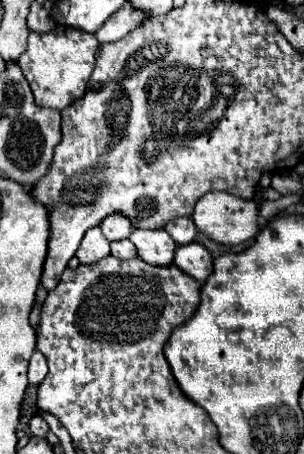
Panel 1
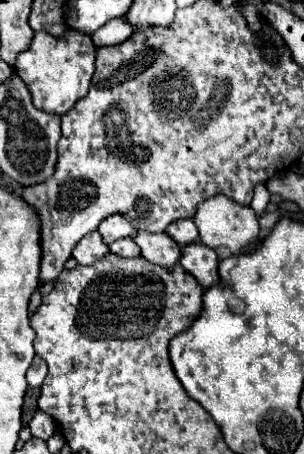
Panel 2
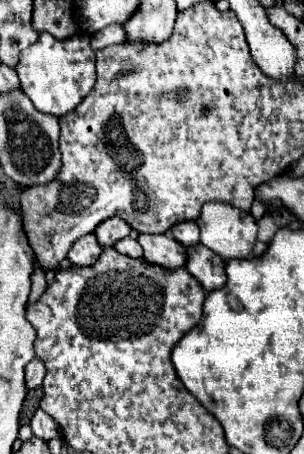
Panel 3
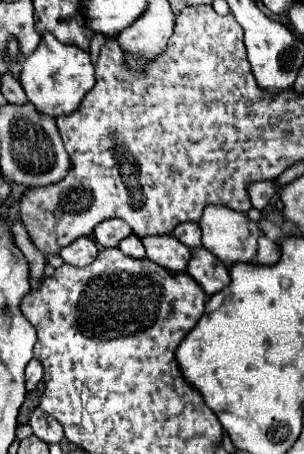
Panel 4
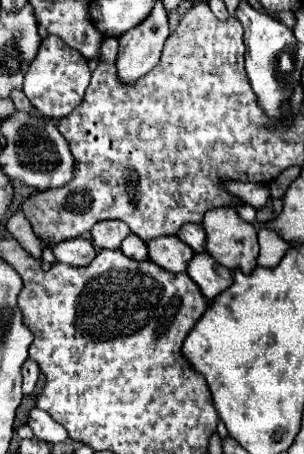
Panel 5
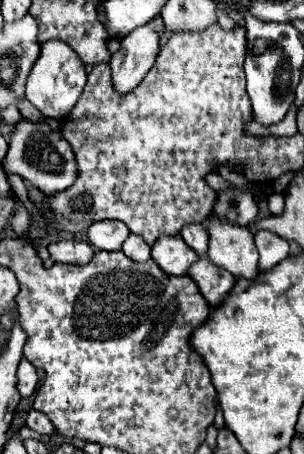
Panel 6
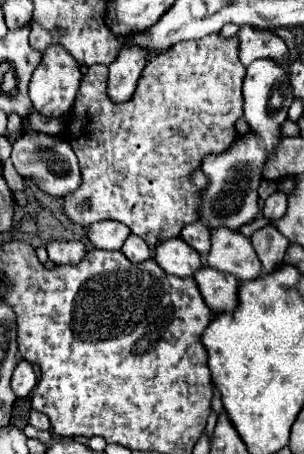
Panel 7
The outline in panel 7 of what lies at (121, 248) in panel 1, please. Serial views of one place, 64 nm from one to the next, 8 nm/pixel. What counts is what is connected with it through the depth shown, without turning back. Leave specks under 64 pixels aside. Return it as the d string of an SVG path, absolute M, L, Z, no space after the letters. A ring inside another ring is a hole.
M130 234L130 236L126 238L126 242L124 242L124 246L122 246L122 252L124 252L124 256L126 256L128 260L132 260L132 262L144 262L144 260L150 258L150 248L148 248L148 244L146 244L142 238L134 236L134 234Z

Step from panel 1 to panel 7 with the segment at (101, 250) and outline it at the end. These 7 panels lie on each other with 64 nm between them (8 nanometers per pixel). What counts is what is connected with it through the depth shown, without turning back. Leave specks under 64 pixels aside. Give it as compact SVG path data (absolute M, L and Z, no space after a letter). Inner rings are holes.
M78 240L74 242L50 242L46 246L48 256L54 264L78 264L86 254L86 246Z

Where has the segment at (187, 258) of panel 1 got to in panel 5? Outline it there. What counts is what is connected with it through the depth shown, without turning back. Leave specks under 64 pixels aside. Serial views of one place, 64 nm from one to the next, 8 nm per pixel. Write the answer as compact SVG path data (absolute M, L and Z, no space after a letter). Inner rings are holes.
M206 252L192 258L192 264L188 264L188 276L200 286L208 300L214 300L232 284L232 272L228 272L228 268L220 268L220 264L216 264L216 260Z

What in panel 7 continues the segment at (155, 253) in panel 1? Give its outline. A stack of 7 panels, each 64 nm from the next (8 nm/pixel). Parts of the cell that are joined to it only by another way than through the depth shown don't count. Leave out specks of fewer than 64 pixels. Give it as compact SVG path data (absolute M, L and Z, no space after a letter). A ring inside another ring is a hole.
M166 240L156 248L156 258L154 258L160 268L168 274L180 276L180 278L192 278L200 268L202 268L202 258L200 254L184 244L184 240Z

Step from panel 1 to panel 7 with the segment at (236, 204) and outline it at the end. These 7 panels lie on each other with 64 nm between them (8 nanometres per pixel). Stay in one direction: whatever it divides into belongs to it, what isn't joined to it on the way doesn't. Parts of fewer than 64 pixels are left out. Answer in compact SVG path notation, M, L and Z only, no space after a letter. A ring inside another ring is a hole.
M228 228L212 230L212 248L206 256L206 264L214 270L236 276L238 282L256 280L262 274L262 262L250 240Z

